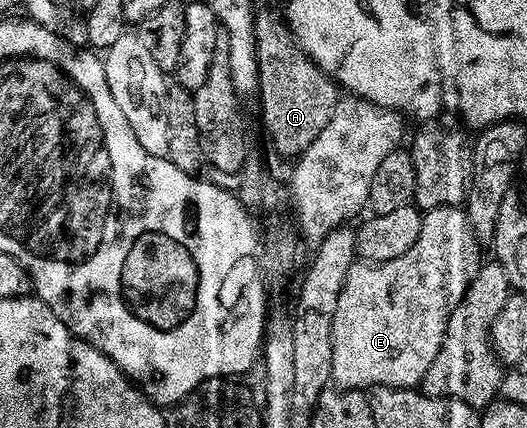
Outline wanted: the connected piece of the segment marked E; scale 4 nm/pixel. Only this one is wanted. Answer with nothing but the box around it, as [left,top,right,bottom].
[332,206,482,391]

